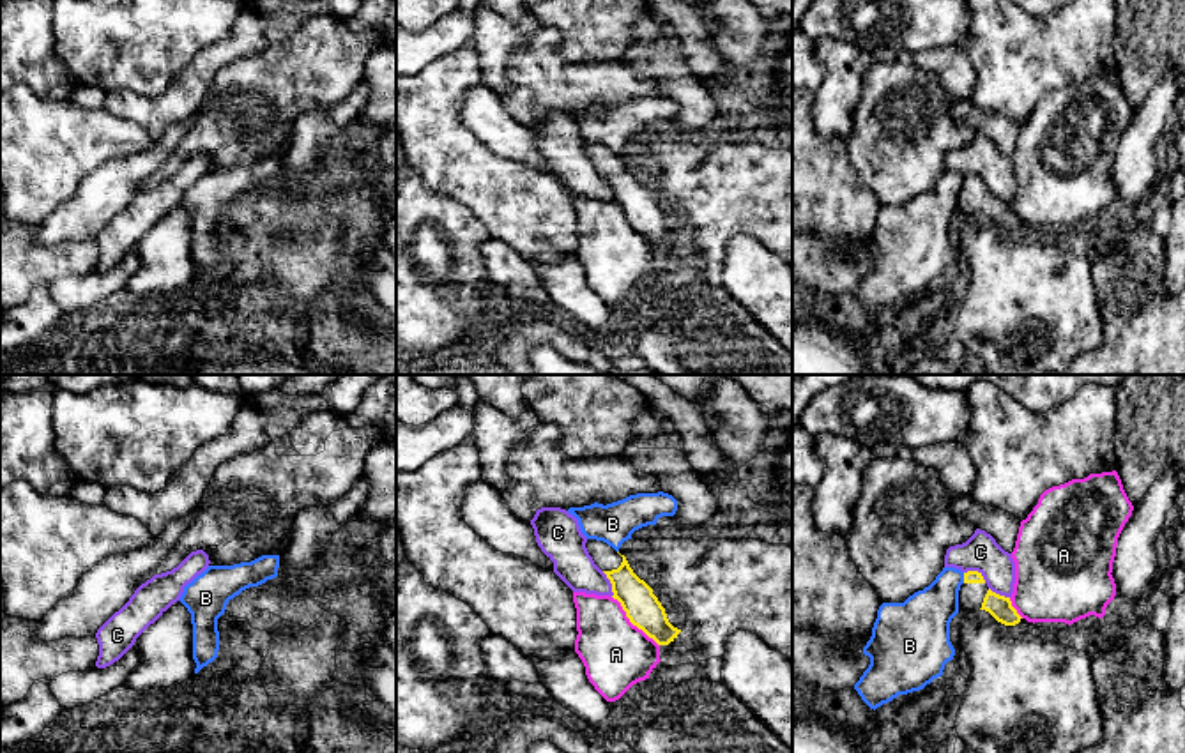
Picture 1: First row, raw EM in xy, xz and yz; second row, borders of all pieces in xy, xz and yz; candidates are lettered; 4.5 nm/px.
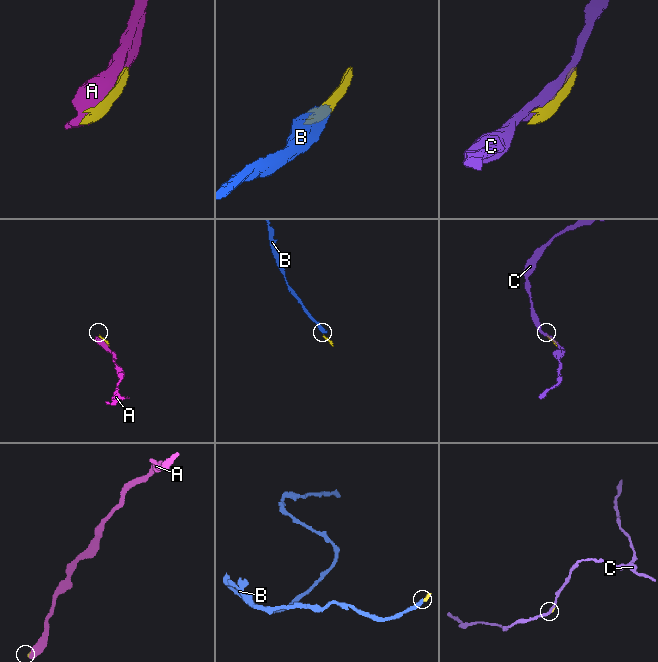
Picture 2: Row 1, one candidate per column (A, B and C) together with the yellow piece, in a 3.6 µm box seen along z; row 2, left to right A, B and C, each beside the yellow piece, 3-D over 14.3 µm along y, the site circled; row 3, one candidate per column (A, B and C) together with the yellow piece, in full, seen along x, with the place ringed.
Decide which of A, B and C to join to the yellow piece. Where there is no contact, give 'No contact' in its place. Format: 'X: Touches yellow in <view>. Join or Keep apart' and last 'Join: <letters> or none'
A: Touches yellow in xz. Keep apart
B: Touches yellow in yz. Keep apart
C: Touches yellow in yz. Keep apart
Join: none

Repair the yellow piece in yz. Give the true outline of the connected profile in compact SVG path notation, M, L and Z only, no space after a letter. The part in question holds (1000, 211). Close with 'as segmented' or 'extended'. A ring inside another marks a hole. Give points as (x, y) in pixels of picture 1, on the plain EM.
M967 175L959 194L959 216L967 219L978 214L989 216L1005 230L1015 230L1022 223L1012 210L1010 202L999 200L987 191L982 177Z; extended

